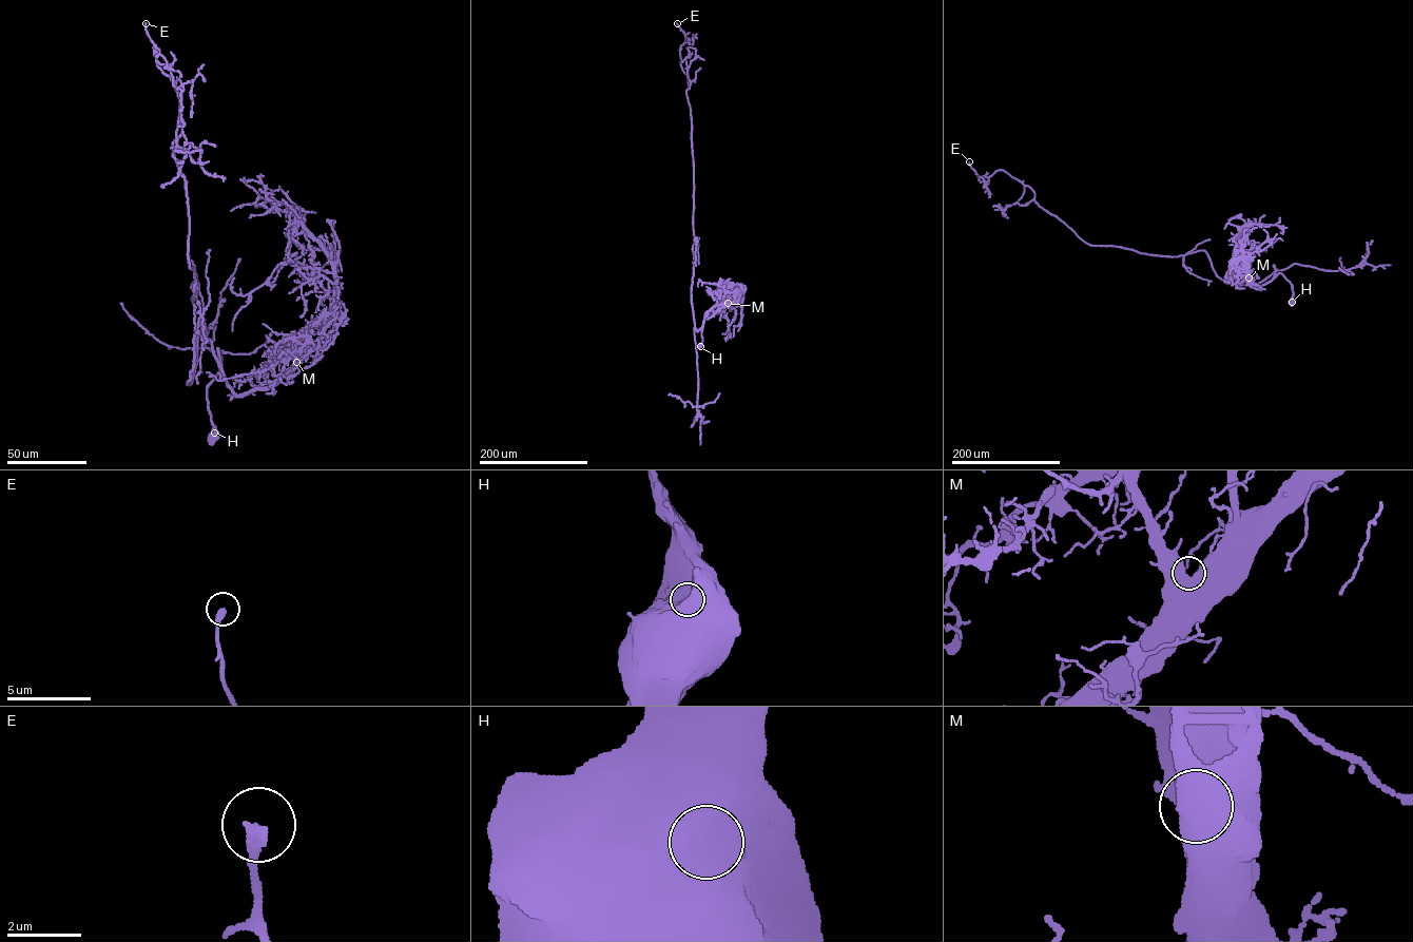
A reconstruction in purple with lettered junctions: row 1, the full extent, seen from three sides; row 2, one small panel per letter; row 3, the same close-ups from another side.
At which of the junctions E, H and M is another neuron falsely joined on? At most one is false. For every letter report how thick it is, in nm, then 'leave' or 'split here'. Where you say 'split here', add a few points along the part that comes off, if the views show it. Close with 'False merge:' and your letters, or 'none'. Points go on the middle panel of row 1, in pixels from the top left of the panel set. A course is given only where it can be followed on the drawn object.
E: 360 nm thick; leave
H: 1550 nm thick; leave
M: 950 nm thick; leave
False merge: none

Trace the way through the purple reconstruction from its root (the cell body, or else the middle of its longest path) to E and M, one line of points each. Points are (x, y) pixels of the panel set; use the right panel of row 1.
E: (1291, 304), (1274, 265), (1237, 285), (1203, 250), (1089, 245), (1029, 187), (1002, 170), (978, 177), (969, 161)
M: (1291, 304), (1292, 286), (1281, 273), (1257, 288), (1251, 286), (1249, 277)

